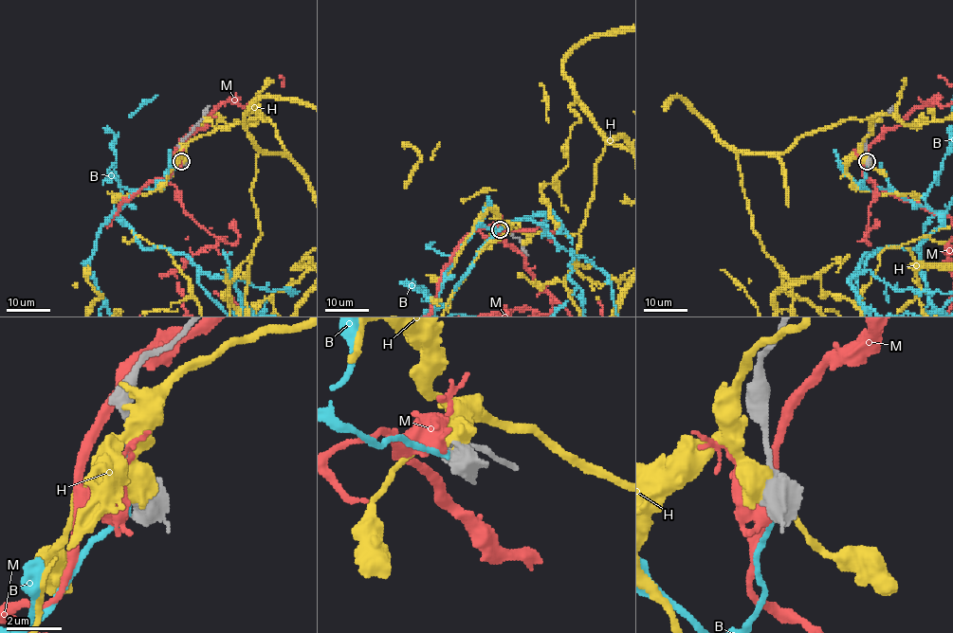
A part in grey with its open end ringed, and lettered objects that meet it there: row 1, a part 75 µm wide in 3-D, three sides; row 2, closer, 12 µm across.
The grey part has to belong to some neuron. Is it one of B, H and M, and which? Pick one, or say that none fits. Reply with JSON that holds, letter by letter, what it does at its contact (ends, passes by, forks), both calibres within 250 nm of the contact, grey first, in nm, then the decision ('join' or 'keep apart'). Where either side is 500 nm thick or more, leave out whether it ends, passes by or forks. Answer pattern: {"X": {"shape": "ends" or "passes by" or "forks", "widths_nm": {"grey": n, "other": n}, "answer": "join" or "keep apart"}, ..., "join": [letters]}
{"B": {"widths_nm": {"grey": 600, "other": 220}, "answer": "join"}, "H": {"widths_nm": {"grey": 550, "other": 700}, "answer": "keep apart"}, "M": {"shape": "ends", "widths_nm": {"grey": 480, "other": 320}, "answer": "keep apart"}, "join": ["B"]}

